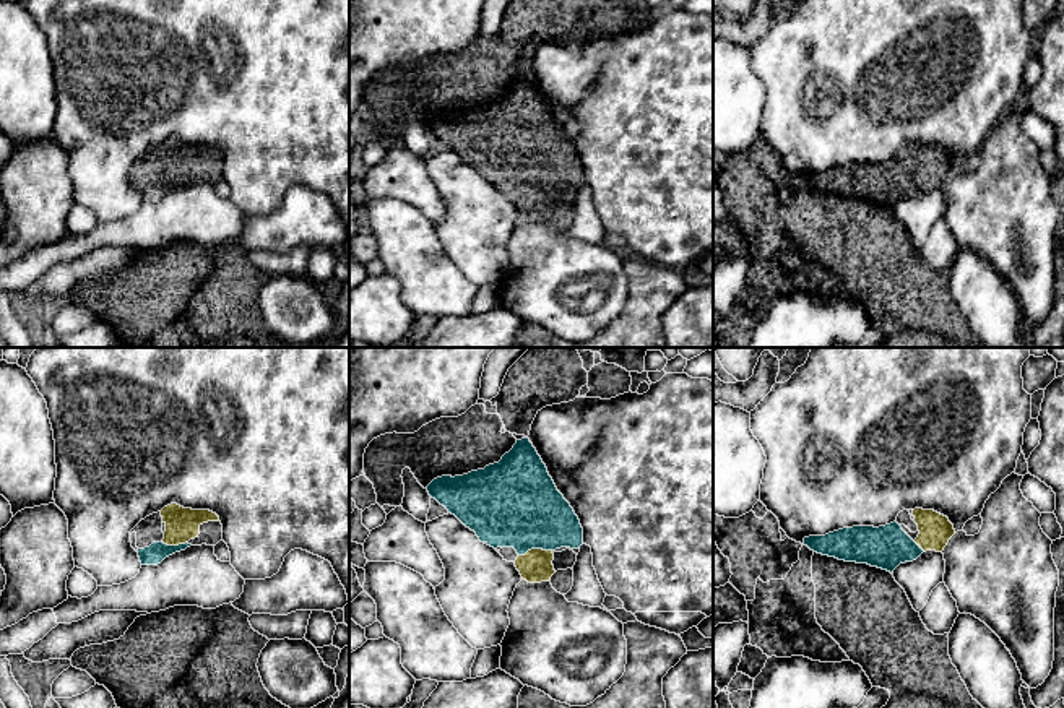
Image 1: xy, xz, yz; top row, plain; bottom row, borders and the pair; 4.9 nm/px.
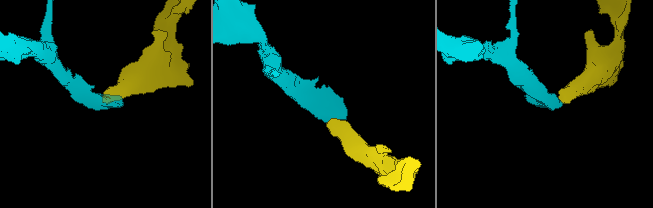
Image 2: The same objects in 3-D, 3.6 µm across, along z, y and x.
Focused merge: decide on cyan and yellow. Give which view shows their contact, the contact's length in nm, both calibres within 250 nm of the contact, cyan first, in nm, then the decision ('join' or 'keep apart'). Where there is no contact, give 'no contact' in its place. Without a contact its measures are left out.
meets cyan in xz; contact 170 nm long; 440 nm thick on the cyan side, 160 nm on the other; join

